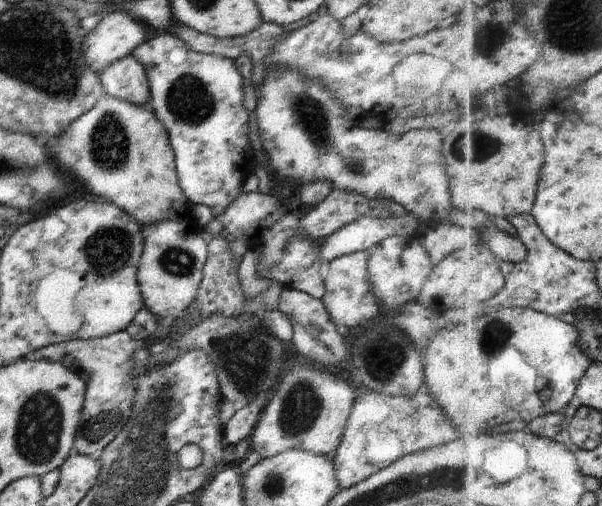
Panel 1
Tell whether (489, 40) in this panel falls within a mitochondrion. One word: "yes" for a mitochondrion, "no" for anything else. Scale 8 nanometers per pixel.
yes

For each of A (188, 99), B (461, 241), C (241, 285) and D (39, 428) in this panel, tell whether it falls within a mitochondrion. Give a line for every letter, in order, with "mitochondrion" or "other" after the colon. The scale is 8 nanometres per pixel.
A: mitochondrion
B: other
C: other
D: mitochondrion

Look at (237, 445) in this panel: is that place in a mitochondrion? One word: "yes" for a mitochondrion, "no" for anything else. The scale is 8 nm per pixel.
no

